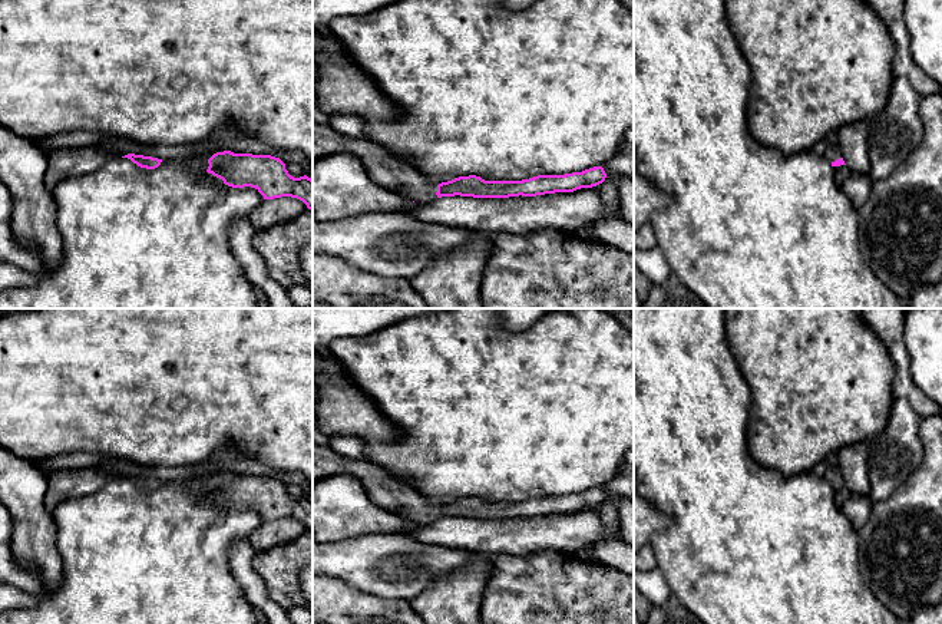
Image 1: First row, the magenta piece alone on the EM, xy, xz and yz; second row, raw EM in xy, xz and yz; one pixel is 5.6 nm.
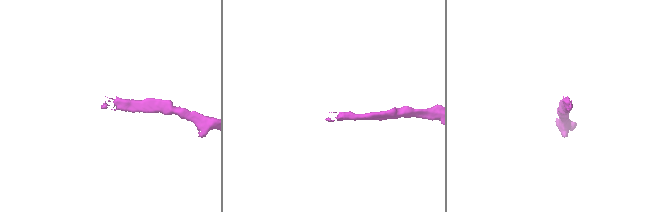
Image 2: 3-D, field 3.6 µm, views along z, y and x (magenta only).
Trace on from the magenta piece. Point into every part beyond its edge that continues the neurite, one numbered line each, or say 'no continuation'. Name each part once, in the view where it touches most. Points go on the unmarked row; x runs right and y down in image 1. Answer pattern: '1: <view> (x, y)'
1: xz (386, 492)

